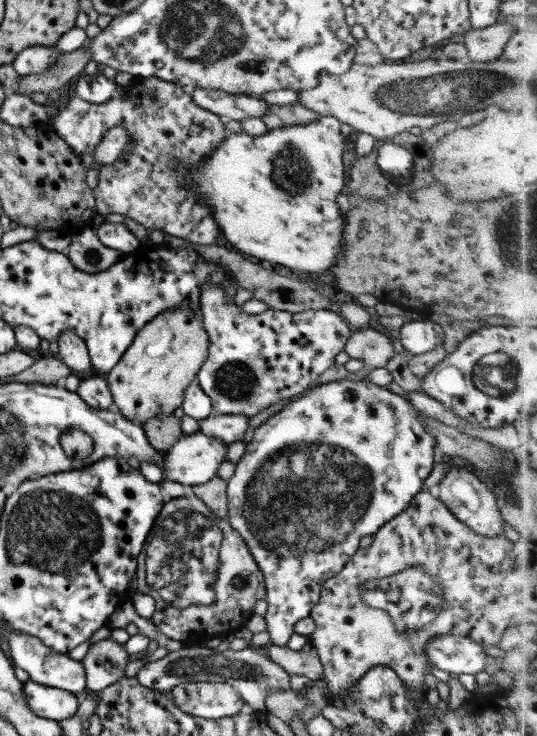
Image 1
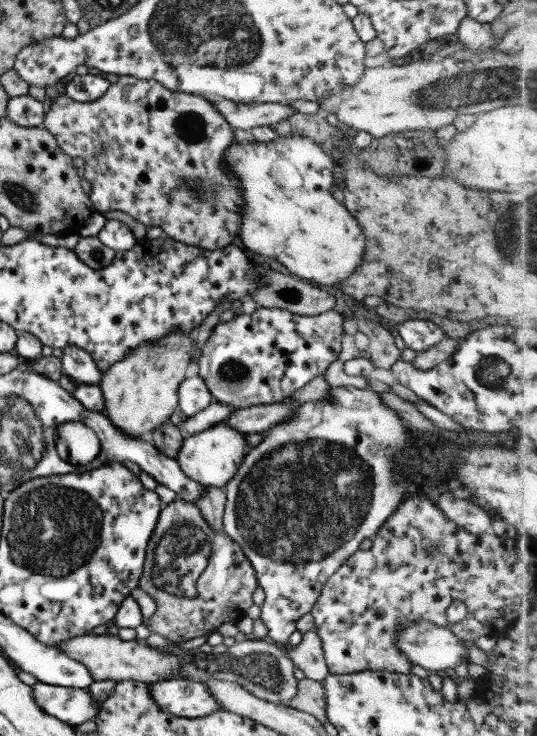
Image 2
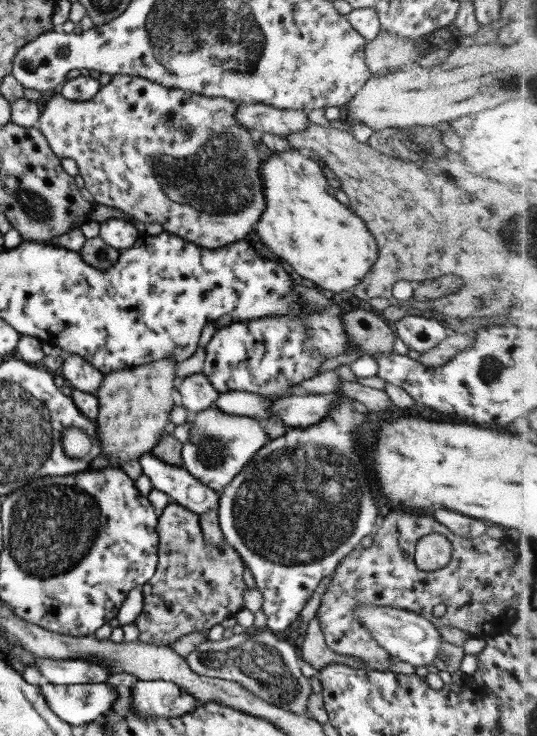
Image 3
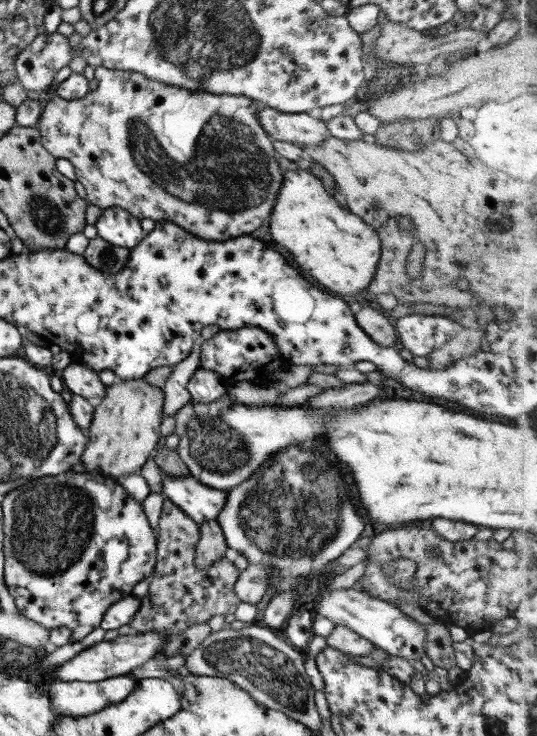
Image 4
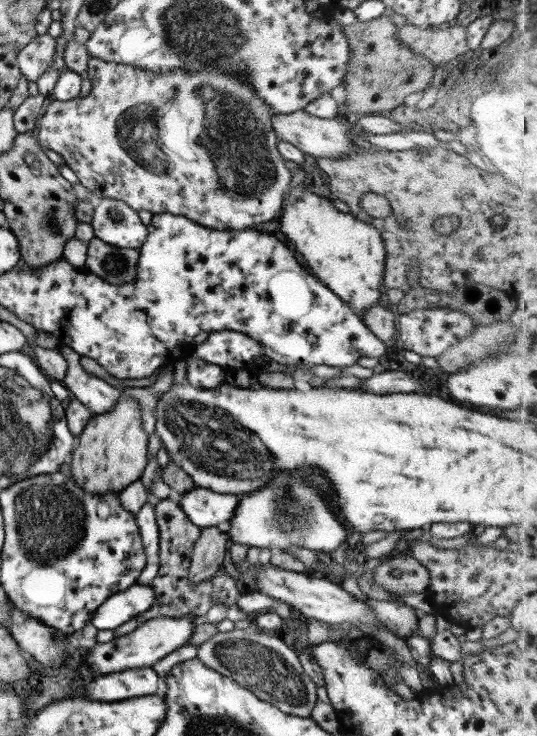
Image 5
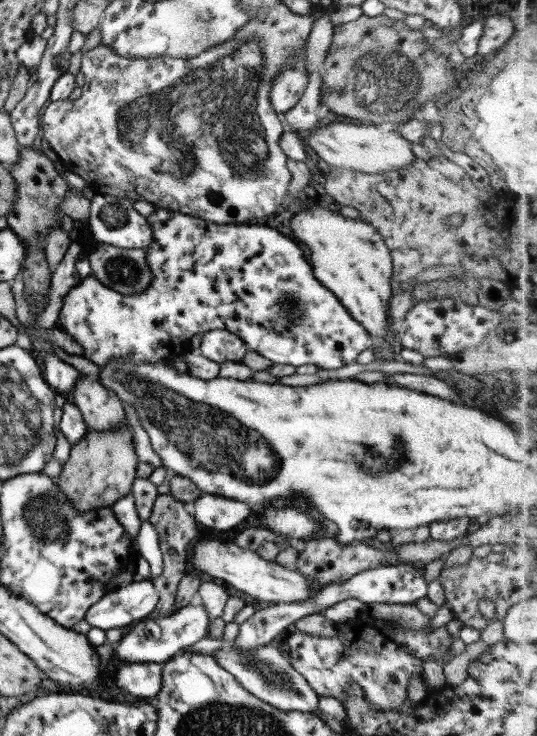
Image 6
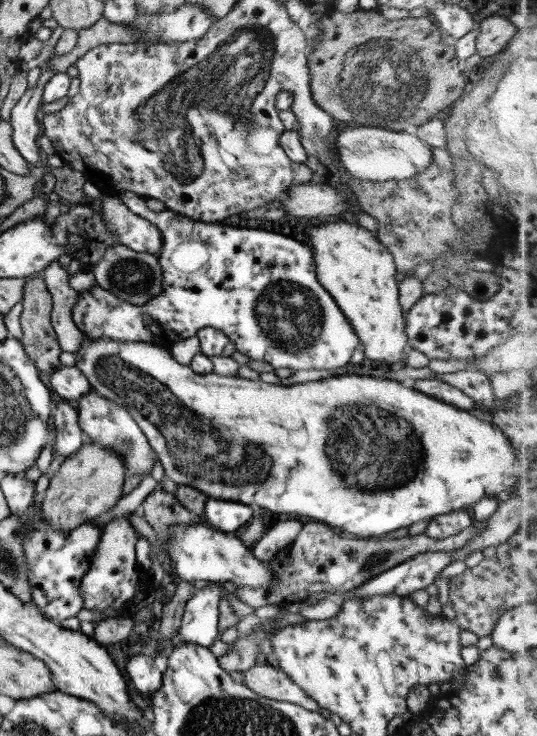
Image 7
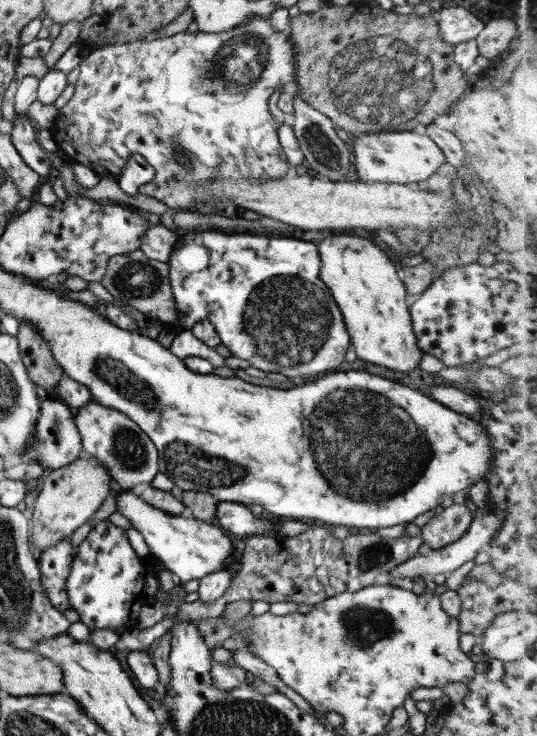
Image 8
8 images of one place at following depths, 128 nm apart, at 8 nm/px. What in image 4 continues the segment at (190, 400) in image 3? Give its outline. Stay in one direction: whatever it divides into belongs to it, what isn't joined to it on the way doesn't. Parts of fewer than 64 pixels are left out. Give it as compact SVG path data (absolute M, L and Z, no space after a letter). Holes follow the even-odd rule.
M198 368L187 384L191 400L196 403L209 404L225 396L227 386L220 380L220 375Z

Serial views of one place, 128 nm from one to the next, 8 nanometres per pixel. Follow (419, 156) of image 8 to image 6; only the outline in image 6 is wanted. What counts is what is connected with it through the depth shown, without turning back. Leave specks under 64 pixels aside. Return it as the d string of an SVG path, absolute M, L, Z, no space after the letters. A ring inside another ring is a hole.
M334 122L328 126L305 128L299 124L295 130L304 144L308 144L324 162L332 167L342 167L361 173L376 174L390 171L390 169L402 169L412 165L416 155L412 151L412 142L399 132L380 132L376 126L370 124L346 124L346 122Z

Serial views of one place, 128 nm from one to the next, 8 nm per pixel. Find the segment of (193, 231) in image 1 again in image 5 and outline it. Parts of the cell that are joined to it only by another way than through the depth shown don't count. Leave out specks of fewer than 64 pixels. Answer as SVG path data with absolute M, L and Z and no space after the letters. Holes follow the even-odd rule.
M90 56L88 60L87 73L88 79L92 83L90 93L84 97L73 98L71 101L49 98L37 123L35 135L41 146L48 150L54 150L56 154L60 154L64 158L68 168L78 176L78 182L90 190L95 200L112 198L122 200L137 212L148 210L153 215L168 212L176 216L186 216L188 220L192 220L200 226L214 228L220 232L226 232L229 229L236 231L252 229L256 224L268 222L274 216L280 215L282 206L284 206L282 198L284 198L286 188L290 186L292 174L285 164L285 159L278 152L278 138L271 124L273 112L262 98L256 96L252 84L238 78L238 74L226 74L224 70L214 68L214 66L208 66L208 68L202 68L202 70L195 72L186 72L182 71L182 68L174 68L170 72L156 74L156 72L136 68L130 64L104 62L104 60L94 58L94 56Z

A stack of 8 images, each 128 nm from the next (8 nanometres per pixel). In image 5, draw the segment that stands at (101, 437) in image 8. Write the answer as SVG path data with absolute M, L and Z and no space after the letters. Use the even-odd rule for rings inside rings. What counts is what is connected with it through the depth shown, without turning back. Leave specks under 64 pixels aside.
M72 351L65 352L68 359L68 367L66 375L64 375L64 380L62 380L62 385L68 390L71 395L71 398L80 400L90 411L92 411L92 417L96 415L102 415L110 409L113 408L113 405L116 404L117 399L120 396L132 396L139 401L140 406L145 409L149 408L154 410L158 407L158 402L162 395L172 388L172 382L174 381L174 373L168 372L156 380L156 382L146 388L127 388L125 390L117 389L112 387L109 383L106 383L103 379L96 377L92 374L88 374L86 370L82 368L79 364L79 356Z

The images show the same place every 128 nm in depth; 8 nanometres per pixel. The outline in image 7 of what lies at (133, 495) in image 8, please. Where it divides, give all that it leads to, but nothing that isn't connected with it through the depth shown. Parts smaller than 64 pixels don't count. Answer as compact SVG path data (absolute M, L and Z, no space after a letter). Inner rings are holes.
M176 524L168 540L168 554L177 580L193 583L195 580L208 580L224 583L232 582L236 586L260 588L270 586L276 575L268 565L264 565L254 556L253 549L247 547L234 534L208 528L202 524Z

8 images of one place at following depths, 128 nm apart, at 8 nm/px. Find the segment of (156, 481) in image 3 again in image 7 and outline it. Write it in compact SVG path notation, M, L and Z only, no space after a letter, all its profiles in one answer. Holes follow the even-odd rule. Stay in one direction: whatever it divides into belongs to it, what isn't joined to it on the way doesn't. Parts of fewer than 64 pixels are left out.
M208 498L202 517L206 518L214 529L233 534L240 526L250 521L252 512L252 508L247 504Z

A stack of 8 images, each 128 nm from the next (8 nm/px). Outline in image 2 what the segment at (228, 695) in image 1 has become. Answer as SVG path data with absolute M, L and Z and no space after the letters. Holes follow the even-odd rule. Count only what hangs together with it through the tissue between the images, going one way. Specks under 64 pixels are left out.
M170 678L148 683L148 693L160 708L179 717L204 718L222 709L202 681Z

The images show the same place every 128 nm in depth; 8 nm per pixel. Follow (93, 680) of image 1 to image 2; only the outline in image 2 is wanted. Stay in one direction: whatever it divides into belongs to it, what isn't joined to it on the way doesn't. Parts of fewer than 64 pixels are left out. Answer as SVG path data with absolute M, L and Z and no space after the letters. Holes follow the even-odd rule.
M104 634L76 636L70 640L60 640L56 649L66 653L68 657L81 662L88 668L94 682L98 680L136 680L143 683L152 683L155 680L166 680L170 678L184 679L180 676L180 656L161 652L158 648L139 644L137 640L123 641L118 636Z

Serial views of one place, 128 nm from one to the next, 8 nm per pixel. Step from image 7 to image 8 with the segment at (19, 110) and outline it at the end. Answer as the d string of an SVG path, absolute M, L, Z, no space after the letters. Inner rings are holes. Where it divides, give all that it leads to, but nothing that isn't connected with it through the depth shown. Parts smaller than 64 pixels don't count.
M17 114L15 118L16 121L13 122L15 126L11 132L12 144L28 167L42 176L43 180L46 180L48 172L50 172L50 154L34 139L36 138L36 130L26 114Z

